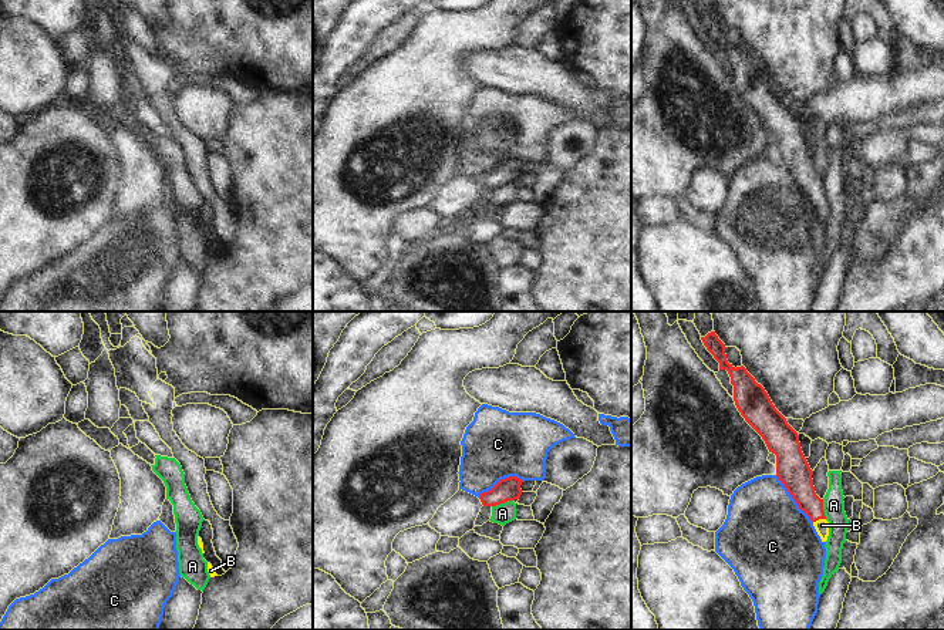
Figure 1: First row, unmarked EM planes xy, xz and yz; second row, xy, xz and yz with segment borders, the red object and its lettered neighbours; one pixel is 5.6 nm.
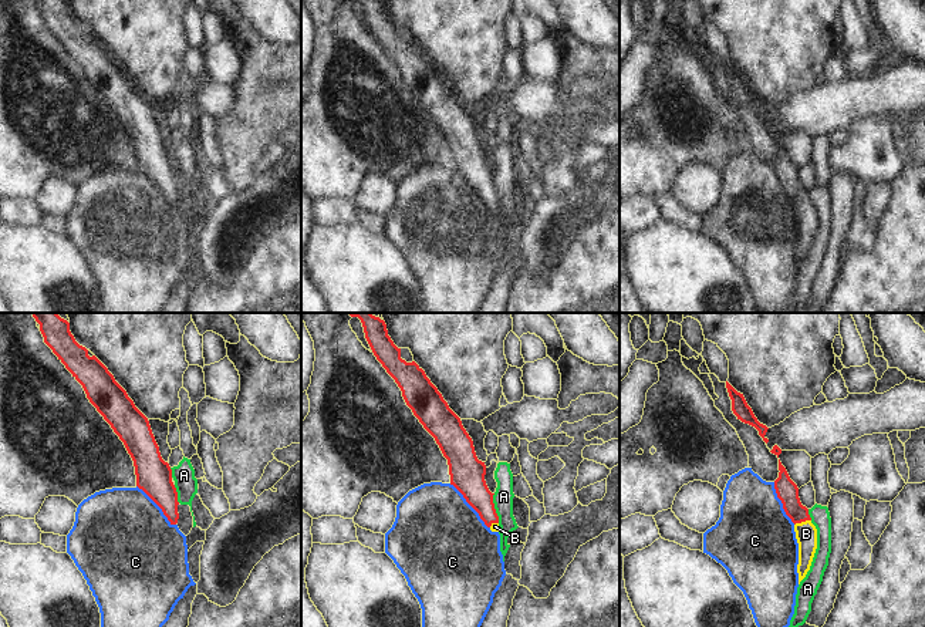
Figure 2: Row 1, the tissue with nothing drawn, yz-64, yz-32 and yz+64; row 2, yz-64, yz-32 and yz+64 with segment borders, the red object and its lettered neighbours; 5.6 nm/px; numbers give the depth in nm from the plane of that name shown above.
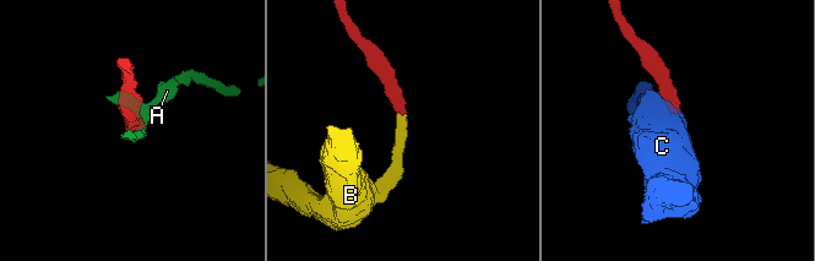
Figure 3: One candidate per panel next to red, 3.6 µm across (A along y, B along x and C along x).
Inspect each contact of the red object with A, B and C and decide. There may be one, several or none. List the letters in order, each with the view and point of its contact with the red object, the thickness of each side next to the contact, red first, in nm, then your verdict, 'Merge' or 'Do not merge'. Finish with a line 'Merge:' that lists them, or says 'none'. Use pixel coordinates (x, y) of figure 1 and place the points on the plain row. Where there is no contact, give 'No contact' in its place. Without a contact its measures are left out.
A: Touches red at xz (502, 184). Thickness 130 nm (red) against 120 nm. Do not merge
B: Touches red at yz (819, 199). Thickness 160 nm (red) against 80 nm. Merge
C: Touches red at yz (794, 179). Thickness 190 nm (red) against 480 nm. Do not merge
Merge: B.

